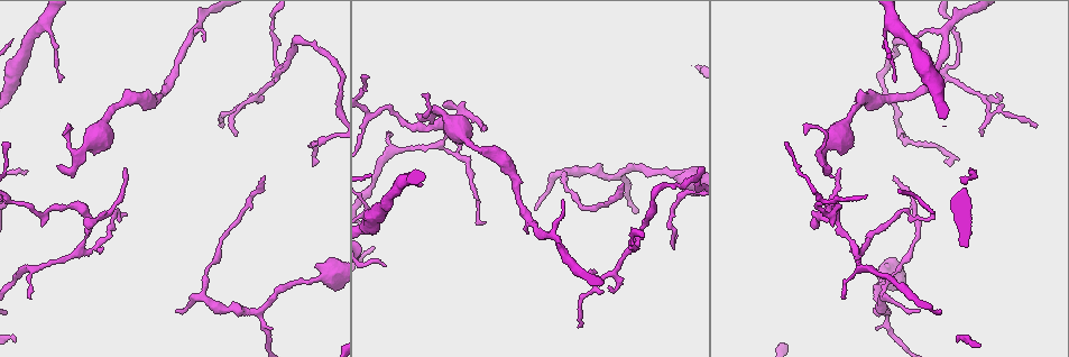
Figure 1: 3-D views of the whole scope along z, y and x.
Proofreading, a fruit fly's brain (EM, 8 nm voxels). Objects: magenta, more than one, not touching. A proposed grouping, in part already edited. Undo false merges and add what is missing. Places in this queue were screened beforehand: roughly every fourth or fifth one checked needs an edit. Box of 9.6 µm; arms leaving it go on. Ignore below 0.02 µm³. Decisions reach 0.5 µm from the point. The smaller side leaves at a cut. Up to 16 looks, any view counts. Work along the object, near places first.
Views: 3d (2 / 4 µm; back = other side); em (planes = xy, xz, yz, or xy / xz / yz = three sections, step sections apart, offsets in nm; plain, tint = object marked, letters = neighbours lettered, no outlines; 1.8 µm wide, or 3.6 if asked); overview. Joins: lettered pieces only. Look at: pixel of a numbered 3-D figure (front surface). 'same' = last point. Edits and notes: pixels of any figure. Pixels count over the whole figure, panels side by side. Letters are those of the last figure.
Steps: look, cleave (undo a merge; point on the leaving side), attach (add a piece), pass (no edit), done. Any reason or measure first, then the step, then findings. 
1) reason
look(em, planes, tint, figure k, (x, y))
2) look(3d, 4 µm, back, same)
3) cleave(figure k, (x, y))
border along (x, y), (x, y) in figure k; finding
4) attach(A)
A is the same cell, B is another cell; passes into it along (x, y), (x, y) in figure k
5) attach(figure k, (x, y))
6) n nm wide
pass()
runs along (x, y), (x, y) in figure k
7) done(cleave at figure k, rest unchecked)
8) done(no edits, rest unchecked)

tapers out
look(em, yz, step 16, letters, figure 1, (674, 241))

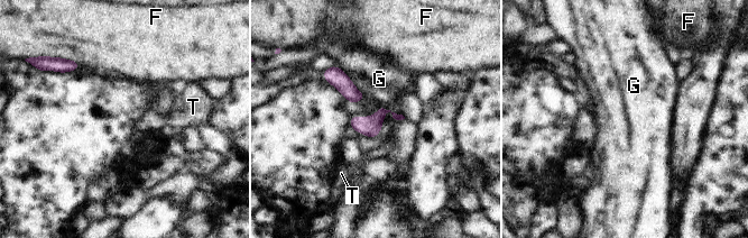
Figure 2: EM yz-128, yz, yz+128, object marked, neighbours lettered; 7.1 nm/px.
another direction
look(em, planes, letters, same)

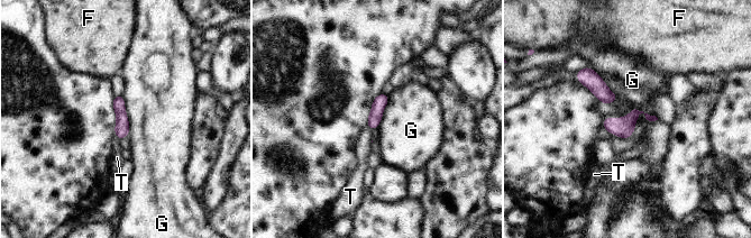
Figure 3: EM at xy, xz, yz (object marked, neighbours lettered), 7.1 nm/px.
pass()
F, G and T are other cells; none of them fits

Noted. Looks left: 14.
look(3d, 4 µm, back, figure 1, (623, 183))

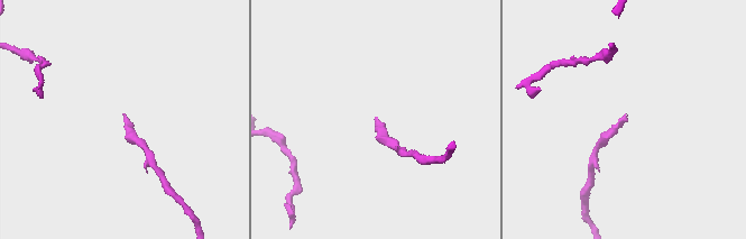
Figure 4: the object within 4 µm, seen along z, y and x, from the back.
need the tissue
look(em, yz, step 4, tint, figure 4, (125, 115))

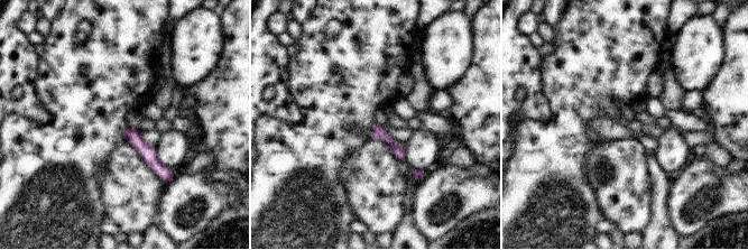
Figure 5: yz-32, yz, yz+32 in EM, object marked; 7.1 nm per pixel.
another direction
look(em, planes, letters, same)

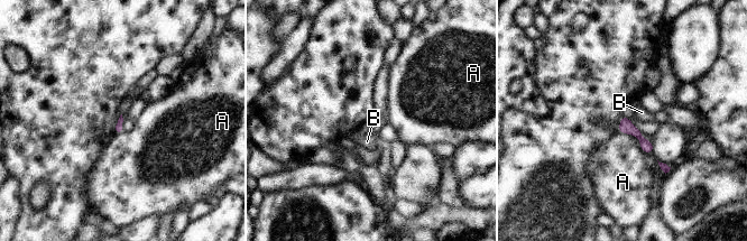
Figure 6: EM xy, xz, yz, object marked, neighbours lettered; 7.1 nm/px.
A touches over 240 nm
pass()
A and B are other cells; runs along (624, 120), (649, 150) in figure 6; no lettered piece goes on from it

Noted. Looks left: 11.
thin end
look(em, planes, tint, figure 1, (980, 136))

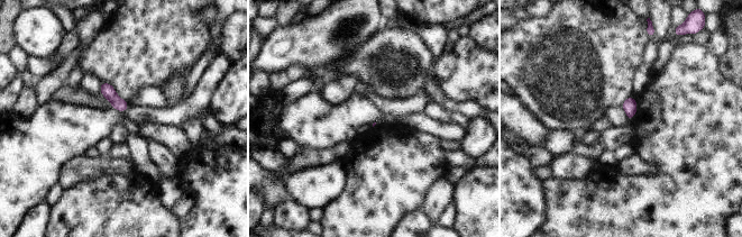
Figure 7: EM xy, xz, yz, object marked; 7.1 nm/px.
look(em, planes, letters, same)

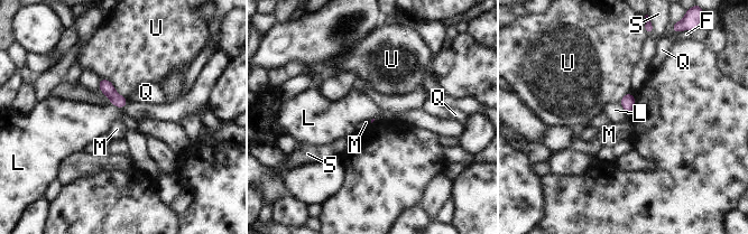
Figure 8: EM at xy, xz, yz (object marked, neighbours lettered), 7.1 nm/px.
pass()
F, L, M, Q, S and U are other cells; border along (128, 100), (122, 108), (110, 101) in figure 8; no lettered piece goes on from it

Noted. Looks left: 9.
abrupt turn
look(em, xz, step 4, tint, figure 1, (282, 70))

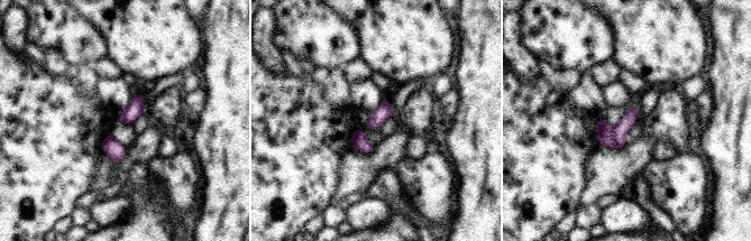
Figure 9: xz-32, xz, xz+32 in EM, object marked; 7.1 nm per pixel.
what lies round it
look(em, xz, step 4, letters, same)

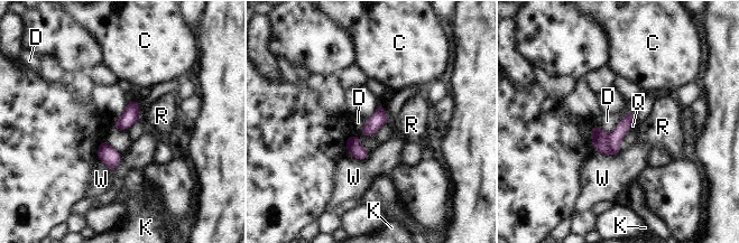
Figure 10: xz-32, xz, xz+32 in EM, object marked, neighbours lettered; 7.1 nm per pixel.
110 nm wide
cleave(figure 10, (600, 141))
C, D, K, Q, R and W are other cells; border along (608, 133), (608, 149), (611, 153) in figure 10; a second neuron is stuck on

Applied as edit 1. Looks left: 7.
branch stops here
look(em, xz, step 8, letters, figure 1, (418, 115))

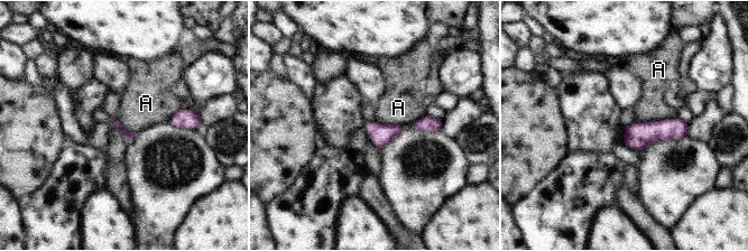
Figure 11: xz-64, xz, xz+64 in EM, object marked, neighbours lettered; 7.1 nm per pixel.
cut it another way
look(em, planes, letters, same)

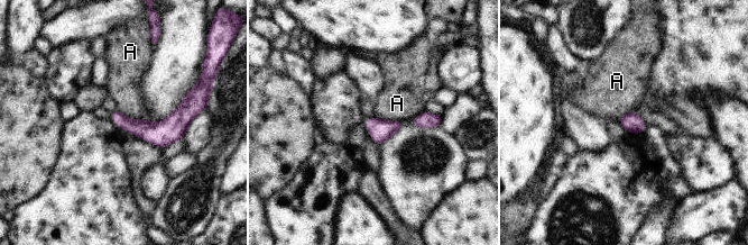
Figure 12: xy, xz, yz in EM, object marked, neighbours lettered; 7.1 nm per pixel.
pass()
A is another cell; runs along (113, 115), (139, 128), (190, 116) in figure 12; no lettered piece goes on from it

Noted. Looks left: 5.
tapers out
look(em, planes, letters, figure 1, (369, 76))

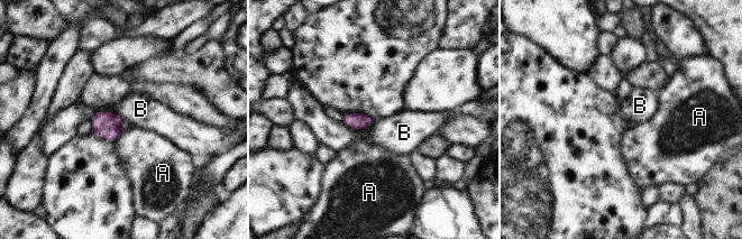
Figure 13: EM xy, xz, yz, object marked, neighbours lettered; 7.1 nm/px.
pass()
A and B are other cells; no lettered piece goes on from it

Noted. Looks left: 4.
done(cleave at figure 10, rest unchecked)

